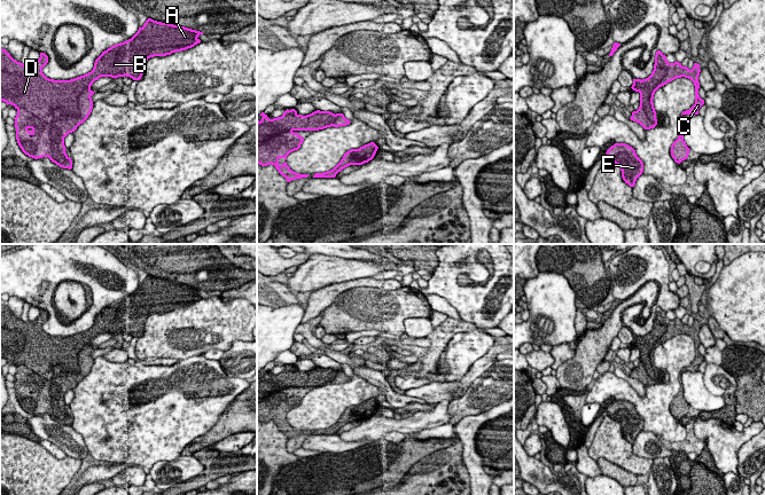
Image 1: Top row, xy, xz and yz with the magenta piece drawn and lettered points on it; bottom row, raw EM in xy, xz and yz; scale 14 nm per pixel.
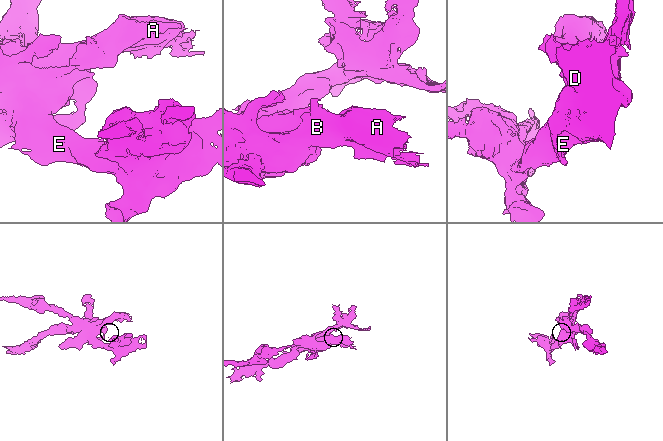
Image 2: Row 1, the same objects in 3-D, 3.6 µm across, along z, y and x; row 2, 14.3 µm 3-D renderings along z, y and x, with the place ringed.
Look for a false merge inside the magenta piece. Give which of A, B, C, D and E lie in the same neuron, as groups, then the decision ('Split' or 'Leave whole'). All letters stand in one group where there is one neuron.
Groups: A B D / C E. Split

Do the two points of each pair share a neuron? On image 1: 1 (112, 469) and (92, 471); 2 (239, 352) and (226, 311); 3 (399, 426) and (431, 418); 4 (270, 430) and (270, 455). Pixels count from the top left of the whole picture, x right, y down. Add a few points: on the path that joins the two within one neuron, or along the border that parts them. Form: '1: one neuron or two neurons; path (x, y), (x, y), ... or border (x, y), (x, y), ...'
1: one neuron; path (108, 471), (96, 471)
2: two neurons; border (244, 340), (234, 340), (224, 352)
3: one neuron; path (407, 425), (423, 418)
4: one neuron; path (270, 435), (270, 449)

